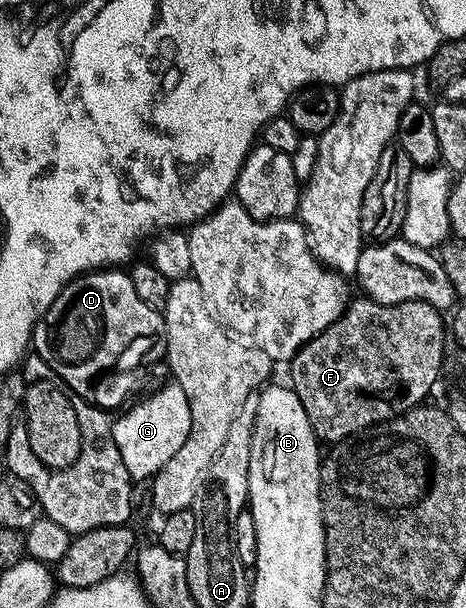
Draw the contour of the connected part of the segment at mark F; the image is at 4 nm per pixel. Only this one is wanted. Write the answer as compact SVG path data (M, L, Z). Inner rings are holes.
M366 297L358 298L352 298L344 309L343 315L337 321L333 321L333 325L329 325L320 335L310 339L289 360L289 367L291 367L289 386L292 391L297 393L301 405L305 409L305 417L309 417L309 425L313 429L315 438L327 445L340 443L345 437L355 435L358 431L364 431L366 427L376 427L377 424L384 423L387 419L393 419L396 415L403 415L409 409L420 406L426 400L423 398L434 389L435 382L438 381L439 374L443 371L443 342L448 342L449 335L445 330L444 316L437 308L425 301L405 301L397 305L380 305Z

